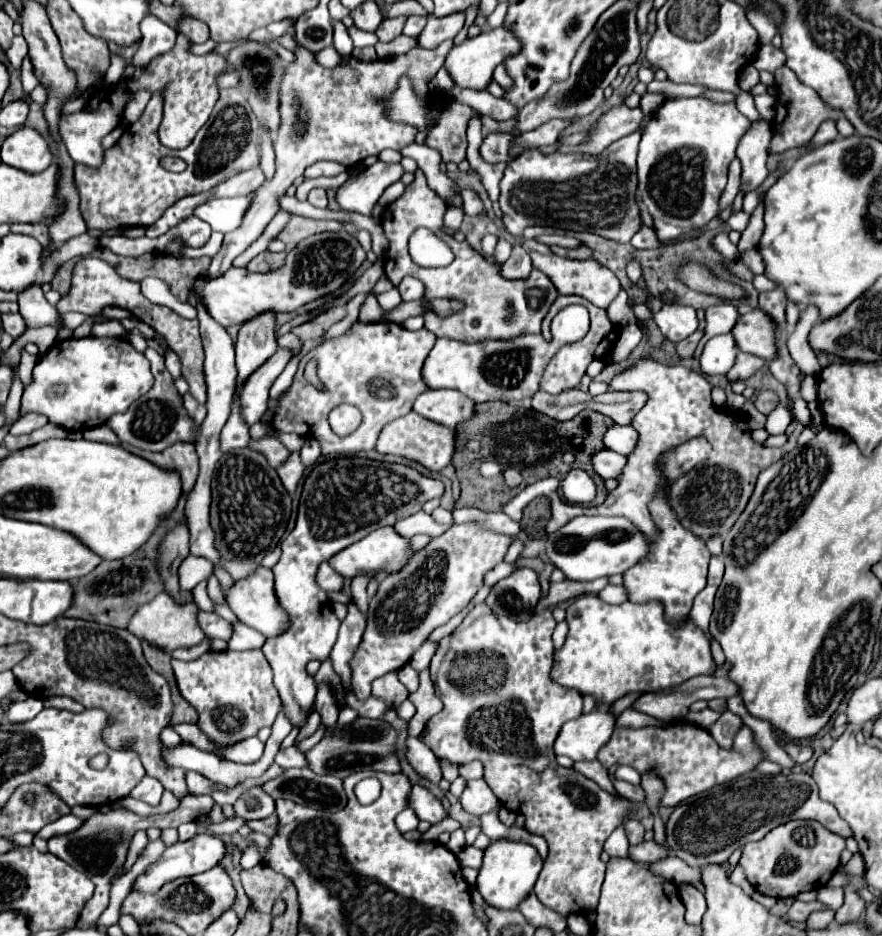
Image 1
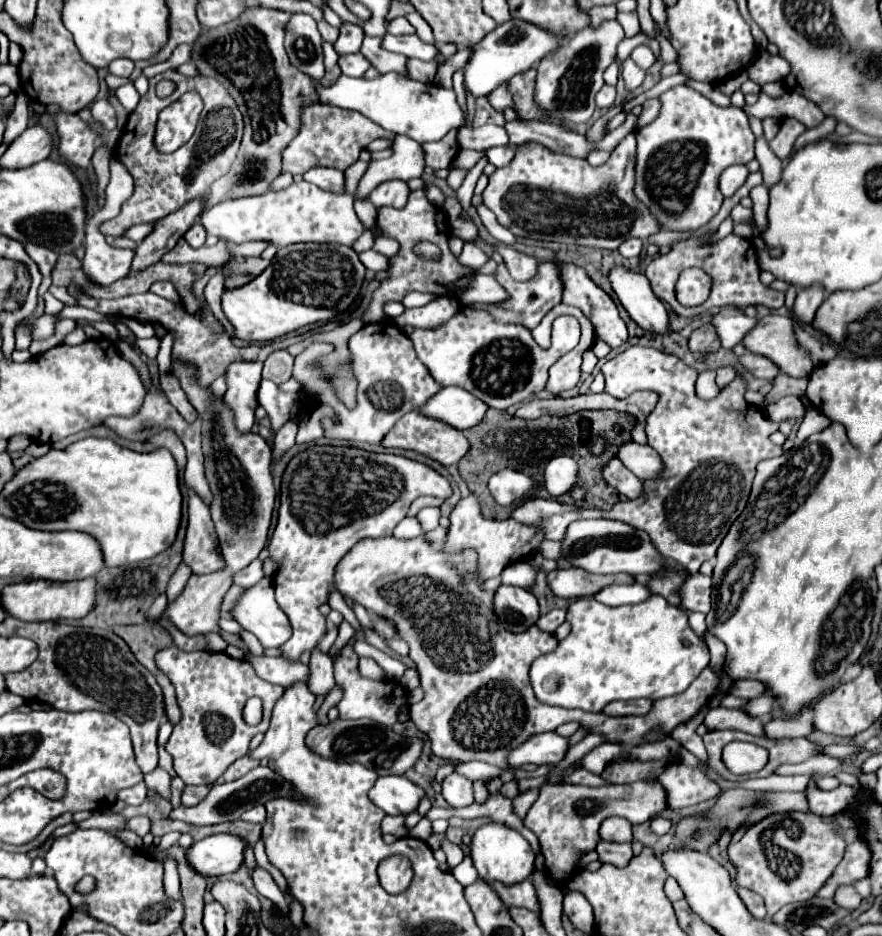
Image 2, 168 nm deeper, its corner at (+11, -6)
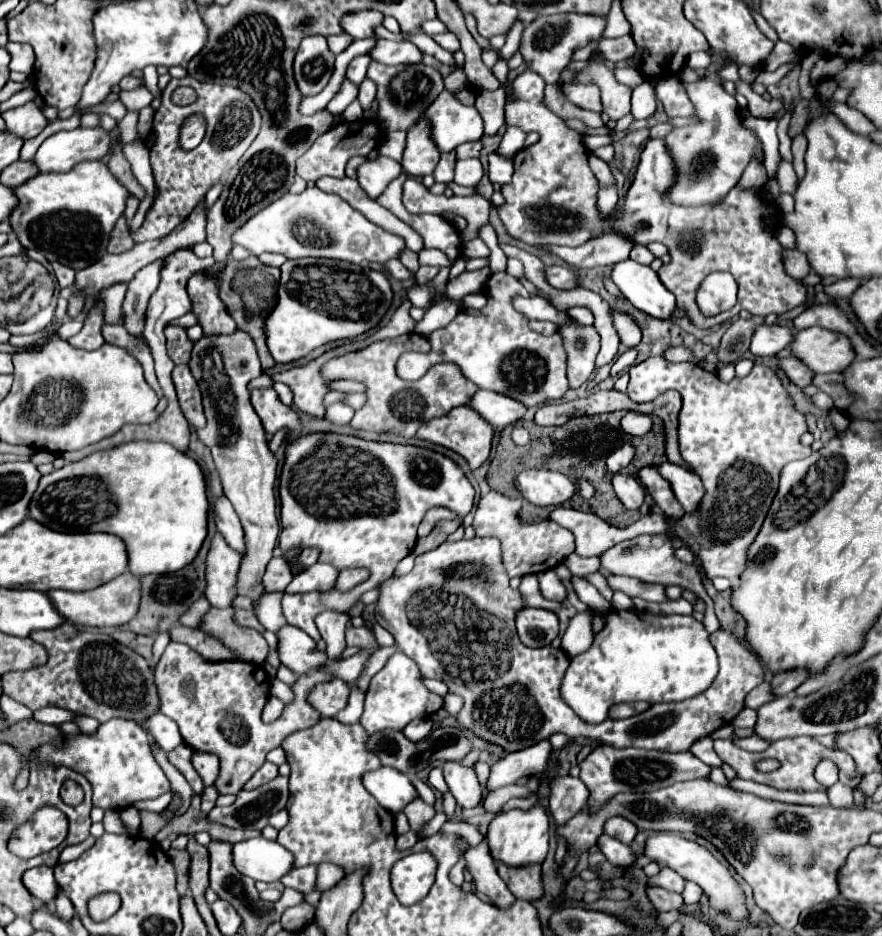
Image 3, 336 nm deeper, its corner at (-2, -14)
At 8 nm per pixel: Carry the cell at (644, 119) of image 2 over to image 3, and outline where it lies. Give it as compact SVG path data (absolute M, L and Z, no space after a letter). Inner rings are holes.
M664 77L656 85L656 97L664 105L668 117L690 117L694 111L684 87L676 77Z

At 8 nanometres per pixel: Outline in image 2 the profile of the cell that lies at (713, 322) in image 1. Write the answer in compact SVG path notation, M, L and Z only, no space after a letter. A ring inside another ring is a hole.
M725 307L713 317L713 325L717 327L717 335L721 335L723 347L725 349L733 349L757 325L757 319L755 317L747 317L737 307Z

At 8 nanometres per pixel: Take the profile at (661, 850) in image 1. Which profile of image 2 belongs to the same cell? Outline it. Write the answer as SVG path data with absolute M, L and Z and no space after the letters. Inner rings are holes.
M599 841L595 847L601 863L611 863L615 867L625 867L631 857L631 843L611 843L611 841Z

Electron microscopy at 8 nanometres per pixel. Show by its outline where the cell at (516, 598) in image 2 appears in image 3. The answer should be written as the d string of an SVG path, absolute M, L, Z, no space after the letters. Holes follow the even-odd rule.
M522 607L516 613L516 627L526 647L544 647L558 637L558 617L548 609Z

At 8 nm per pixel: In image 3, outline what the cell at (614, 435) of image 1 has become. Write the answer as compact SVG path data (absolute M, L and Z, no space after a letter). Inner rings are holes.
M670 461L660 463L658 473L662 475L662 479L666 479L670 483L670 489L674 491L674 495L680 501L680 505L684 507L684 511L698 509L698 501L704 495L704 487L696 473L688 471L682 465L674 465Z

